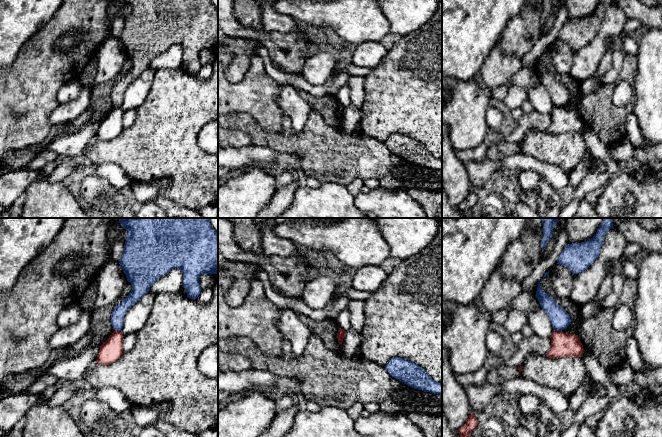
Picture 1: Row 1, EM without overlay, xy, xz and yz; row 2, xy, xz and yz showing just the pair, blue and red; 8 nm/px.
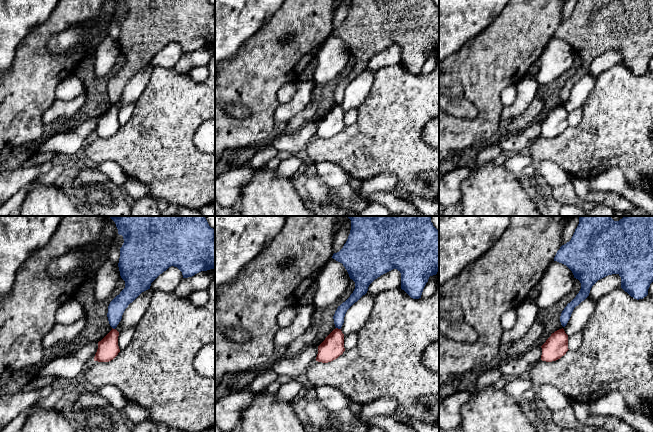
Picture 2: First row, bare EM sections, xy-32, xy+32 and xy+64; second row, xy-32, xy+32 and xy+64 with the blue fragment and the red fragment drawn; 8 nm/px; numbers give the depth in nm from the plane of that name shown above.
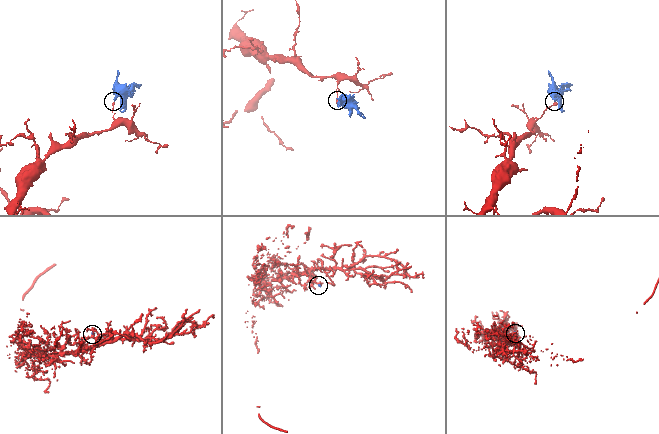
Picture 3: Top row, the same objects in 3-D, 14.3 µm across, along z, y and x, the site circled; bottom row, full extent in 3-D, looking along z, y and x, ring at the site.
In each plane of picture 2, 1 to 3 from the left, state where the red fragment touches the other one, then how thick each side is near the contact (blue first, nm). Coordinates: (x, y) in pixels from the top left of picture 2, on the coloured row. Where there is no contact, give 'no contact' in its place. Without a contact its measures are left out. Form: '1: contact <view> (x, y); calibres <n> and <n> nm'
1: contact xy-32 (113, 328); calibres 140 and 170 nm
2: contact xy+32 (338, 328); calibres 90 and 180 nm
3: no contact

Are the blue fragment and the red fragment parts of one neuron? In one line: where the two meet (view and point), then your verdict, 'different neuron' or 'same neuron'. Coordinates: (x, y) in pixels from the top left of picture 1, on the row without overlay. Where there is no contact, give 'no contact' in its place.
meets blue in yz at (558, 106); different neuron

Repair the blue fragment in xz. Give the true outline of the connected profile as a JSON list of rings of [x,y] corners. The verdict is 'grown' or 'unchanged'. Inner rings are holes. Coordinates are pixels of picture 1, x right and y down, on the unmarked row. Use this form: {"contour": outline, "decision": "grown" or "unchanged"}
{"contour": [[[392,134],[386,139],[385,145],[392,153],[414,165],[442,170],[442,161],[433,156],[425,145],[407,135]]], "decision": "unchanged"}

